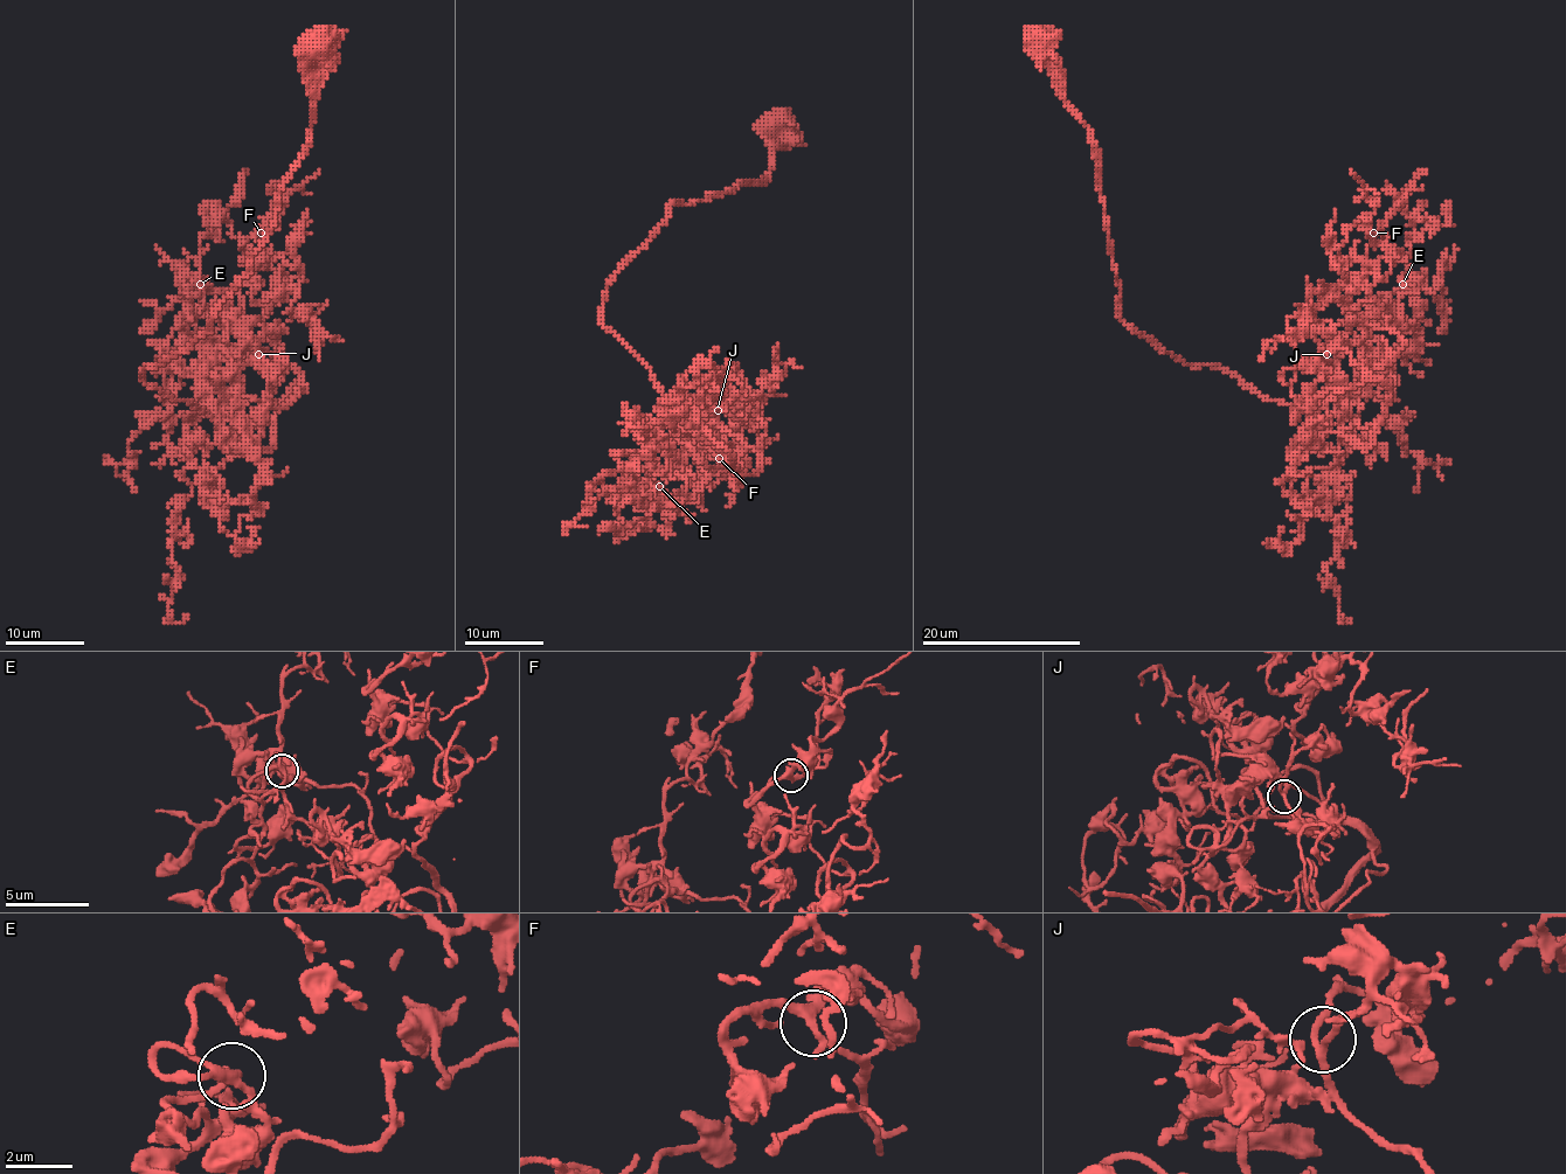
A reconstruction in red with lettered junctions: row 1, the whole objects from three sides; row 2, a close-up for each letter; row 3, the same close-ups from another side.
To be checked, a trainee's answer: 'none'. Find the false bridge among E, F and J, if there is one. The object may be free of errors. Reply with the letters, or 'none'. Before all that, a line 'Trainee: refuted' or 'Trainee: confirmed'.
Trainee: confirmed
none

